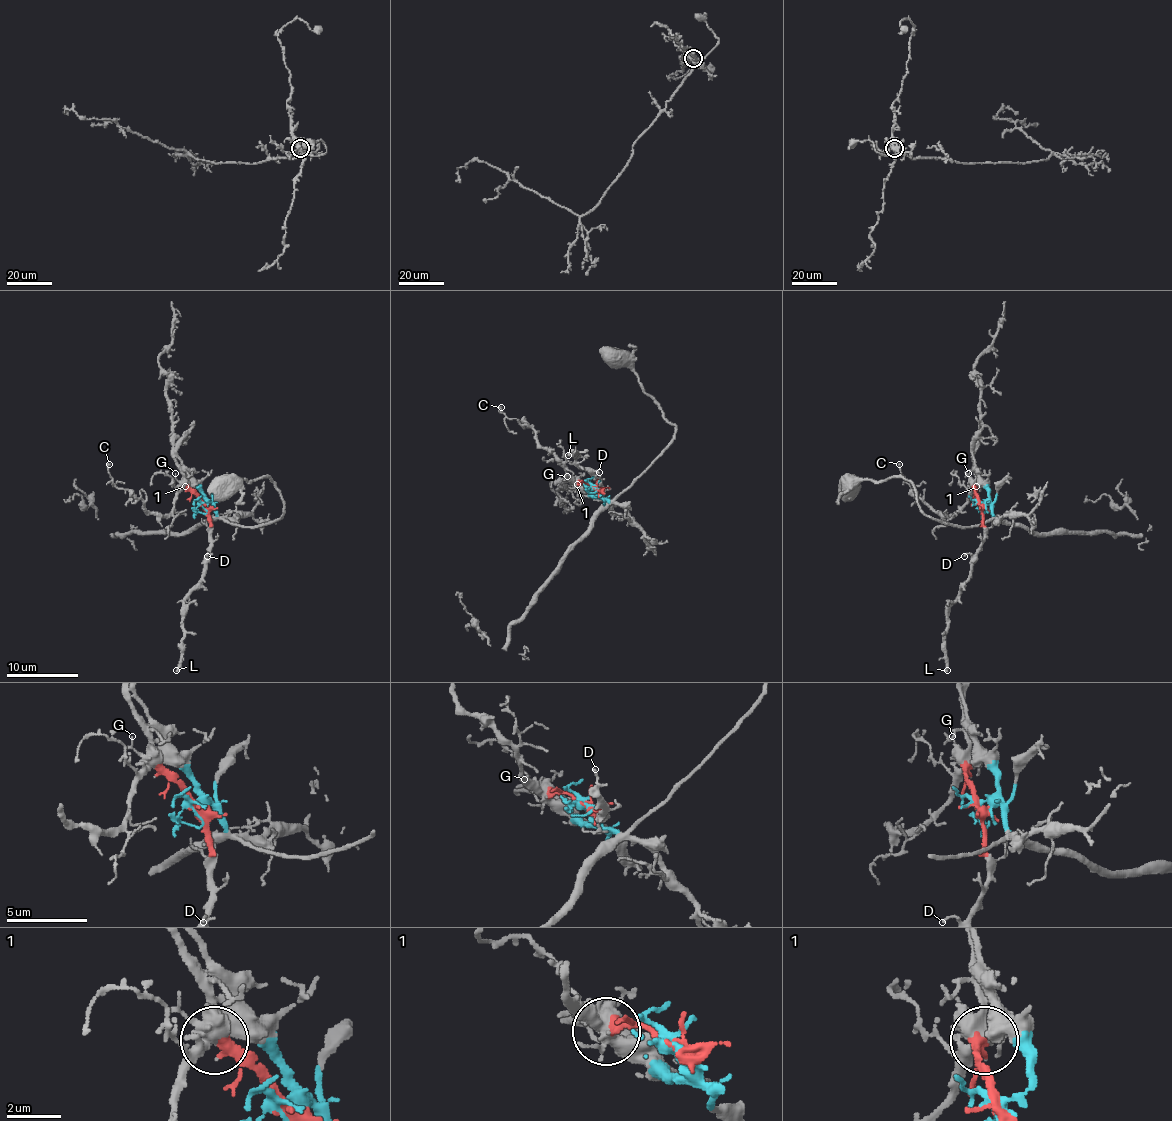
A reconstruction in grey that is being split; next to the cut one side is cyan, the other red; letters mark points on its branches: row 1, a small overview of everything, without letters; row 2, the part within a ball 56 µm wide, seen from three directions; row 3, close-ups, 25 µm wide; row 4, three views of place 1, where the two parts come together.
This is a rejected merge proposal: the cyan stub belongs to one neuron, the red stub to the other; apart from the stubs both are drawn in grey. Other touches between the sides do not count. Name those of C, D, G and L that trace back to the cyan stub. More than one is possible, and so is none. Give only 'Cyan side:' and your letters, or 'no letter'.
Cyan side: C, G

